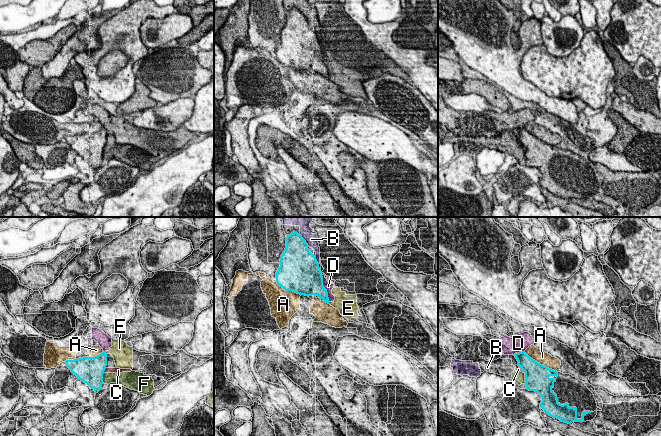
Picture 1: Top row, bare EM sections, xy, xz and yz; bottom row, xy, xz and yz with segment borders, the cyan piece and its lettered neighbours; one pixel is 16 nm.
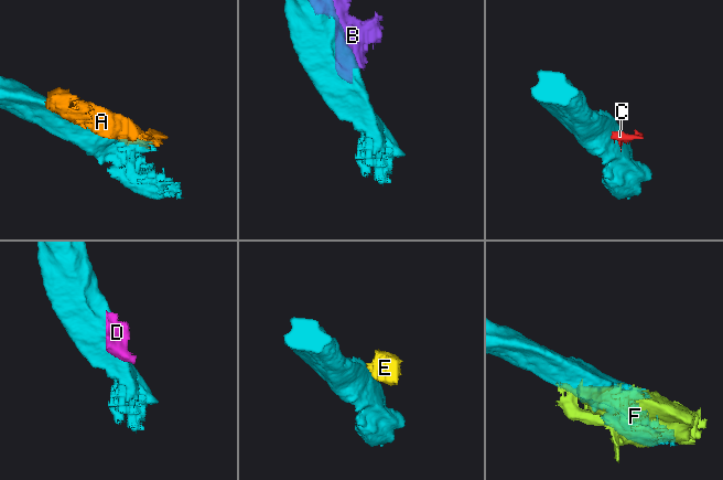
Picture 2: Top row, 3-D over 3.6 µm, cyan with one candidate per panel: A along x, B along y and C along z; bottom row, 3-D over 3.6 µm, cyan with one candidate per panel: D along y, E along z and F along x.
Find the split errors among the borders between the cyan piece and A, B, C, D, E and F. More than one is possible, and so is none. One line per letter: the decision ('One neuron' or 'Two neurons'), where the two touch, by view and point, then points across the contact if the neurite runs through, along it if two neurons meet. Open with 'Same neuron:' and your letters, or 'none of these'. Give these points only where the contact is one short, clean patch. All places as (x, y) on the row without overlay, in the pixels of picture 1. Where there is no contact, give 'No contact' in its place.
Same neuron: none of these
A: Two neurons. Touches cyan at yz (539, 139)
B: Two neurons. Touches cyan at xz (304, 16)
C: Two neurons. Touches cyan at xy (104, 146)
D: Two neurons. Touches cyan at xz (324, 64)
E: Two neurons. Touches cyan at xy (105, 129). Boundary: xy (104, 128), (106, 130)
F: Two neurons. Touches cyan at yz (525, 154)

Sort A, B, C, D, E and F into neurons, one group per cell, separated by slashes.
A / B C F / D E

